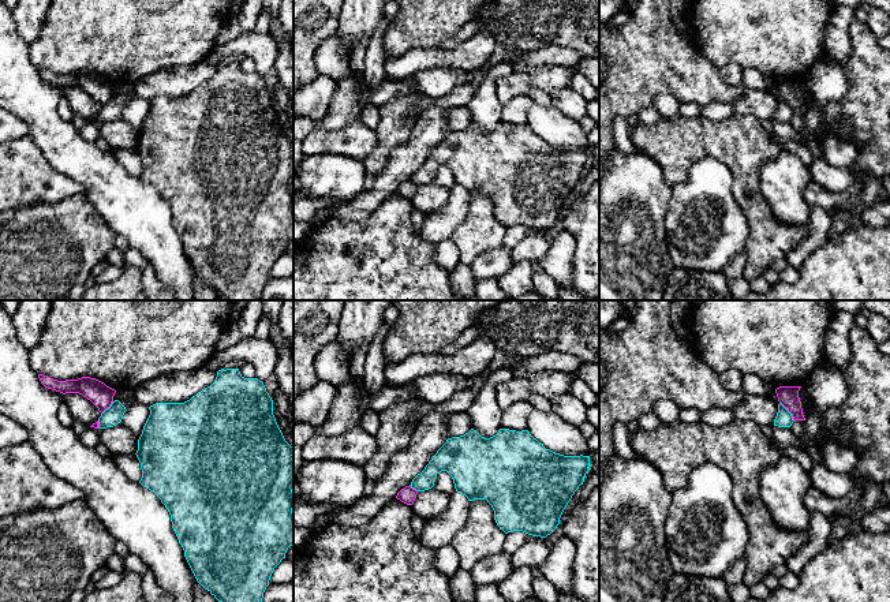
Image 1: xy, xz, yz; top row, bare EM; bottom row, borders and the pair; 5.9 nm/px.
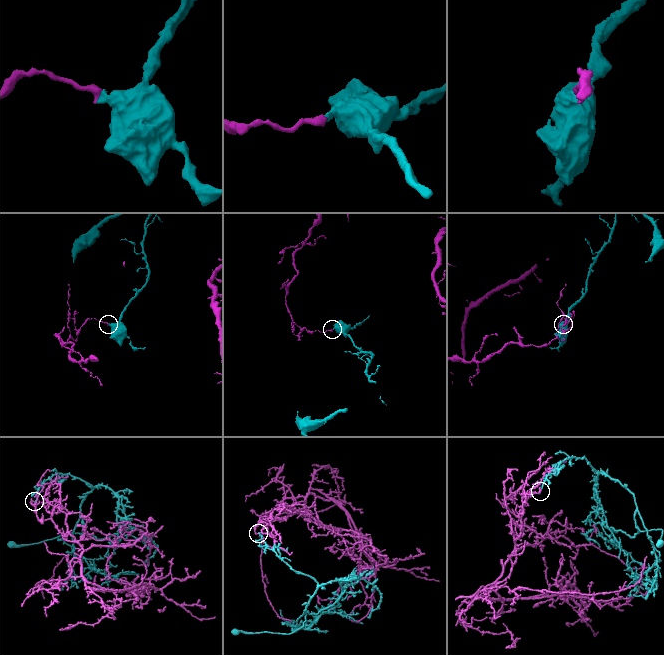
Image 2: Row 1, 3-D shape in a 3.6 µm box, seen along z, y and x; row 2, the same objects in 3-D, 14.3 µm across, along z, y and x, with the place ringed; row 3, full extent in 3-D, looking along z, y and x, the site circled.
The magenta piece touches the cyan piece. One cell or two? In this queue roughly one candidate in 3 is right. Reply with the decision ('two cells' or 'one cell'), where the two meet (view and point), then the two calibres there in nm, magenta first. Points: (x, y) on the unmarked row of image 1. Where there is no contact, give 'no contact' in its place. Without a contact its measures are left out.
two cells | yz (788, 104) | 120/100 nm

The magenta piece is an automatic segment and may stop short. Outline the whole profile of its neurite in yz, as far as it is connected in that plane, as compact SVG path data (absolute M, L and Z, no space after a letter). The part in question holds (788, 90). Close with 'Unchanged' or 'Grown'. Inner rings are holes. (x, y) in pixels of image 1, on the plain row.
M779 81L775 83L778 96L792 108L793 115L805 115L799 85L801 81Z. Unchanged

